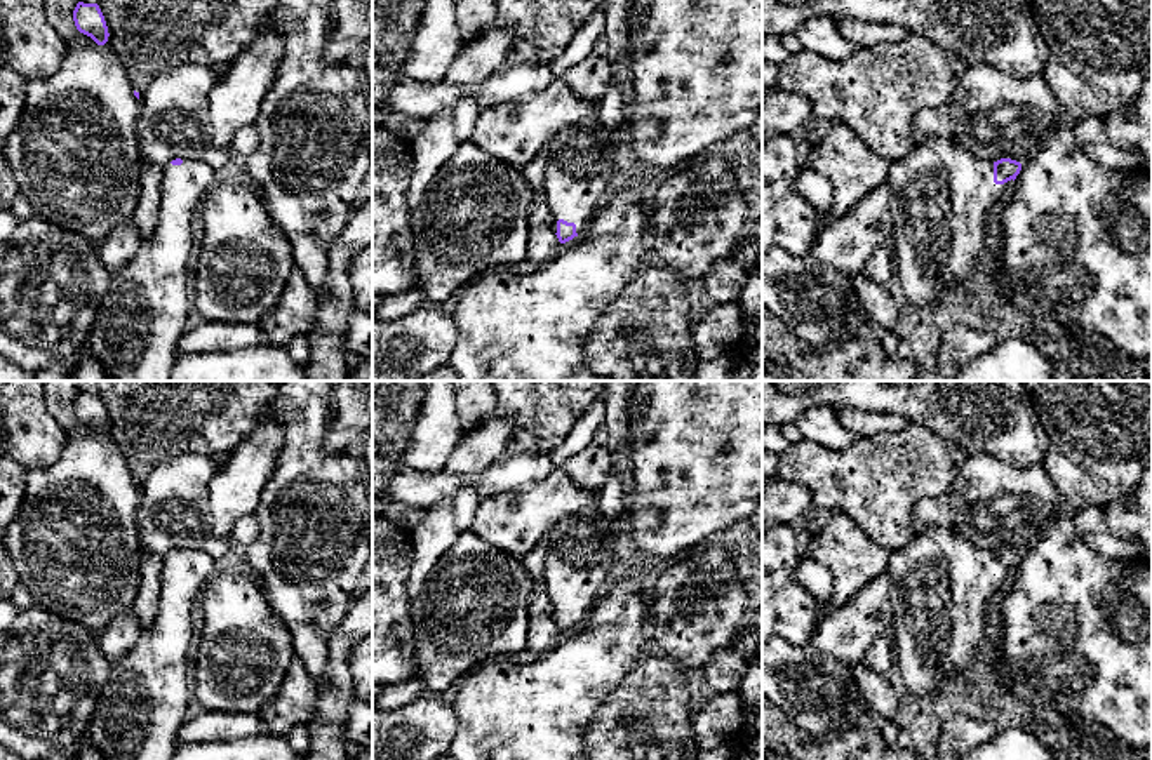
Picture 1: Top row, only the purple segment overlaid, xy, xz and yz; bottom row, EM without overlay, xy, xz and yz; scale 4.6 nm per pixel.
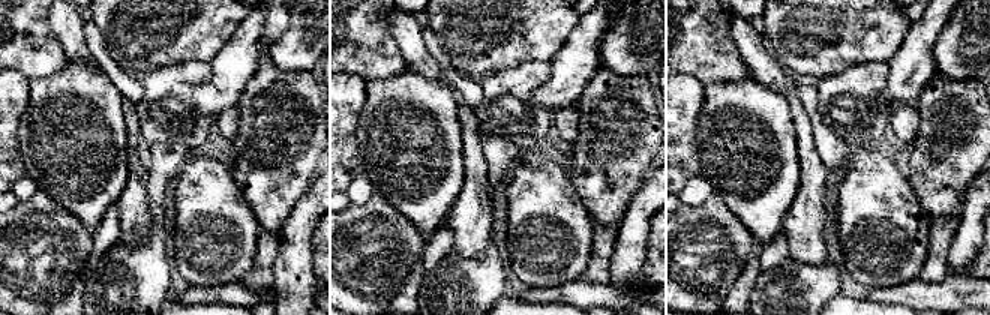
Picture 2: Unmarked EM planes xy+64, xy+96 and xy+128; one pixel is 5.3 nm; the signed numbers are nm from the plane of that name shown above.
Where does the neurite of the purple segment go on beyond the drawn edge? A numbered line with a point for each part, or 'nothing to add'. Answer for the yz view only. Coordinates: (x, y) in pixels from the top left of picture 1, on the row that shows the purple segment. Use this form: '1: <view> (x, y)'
1: yz (942, 195)

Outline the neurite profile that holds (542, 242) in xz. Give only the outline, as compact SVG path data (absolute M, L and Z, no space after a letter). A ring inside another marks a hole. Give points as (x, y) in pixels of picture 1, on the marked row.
M536 197L527 217L527 261L545 263L552 259L562 243L553 231L553 219L543 197Z

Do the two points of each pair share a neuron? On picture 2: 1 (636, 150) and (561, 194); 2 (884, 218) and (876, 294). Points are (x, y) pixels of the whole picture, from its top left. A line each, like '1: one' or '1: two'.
1: two
2: two

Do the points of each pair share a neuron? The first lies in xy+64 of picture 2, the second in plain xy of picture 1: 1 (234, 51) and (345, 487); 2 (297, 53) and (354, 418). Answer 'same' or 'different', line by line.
1: different
2: same

